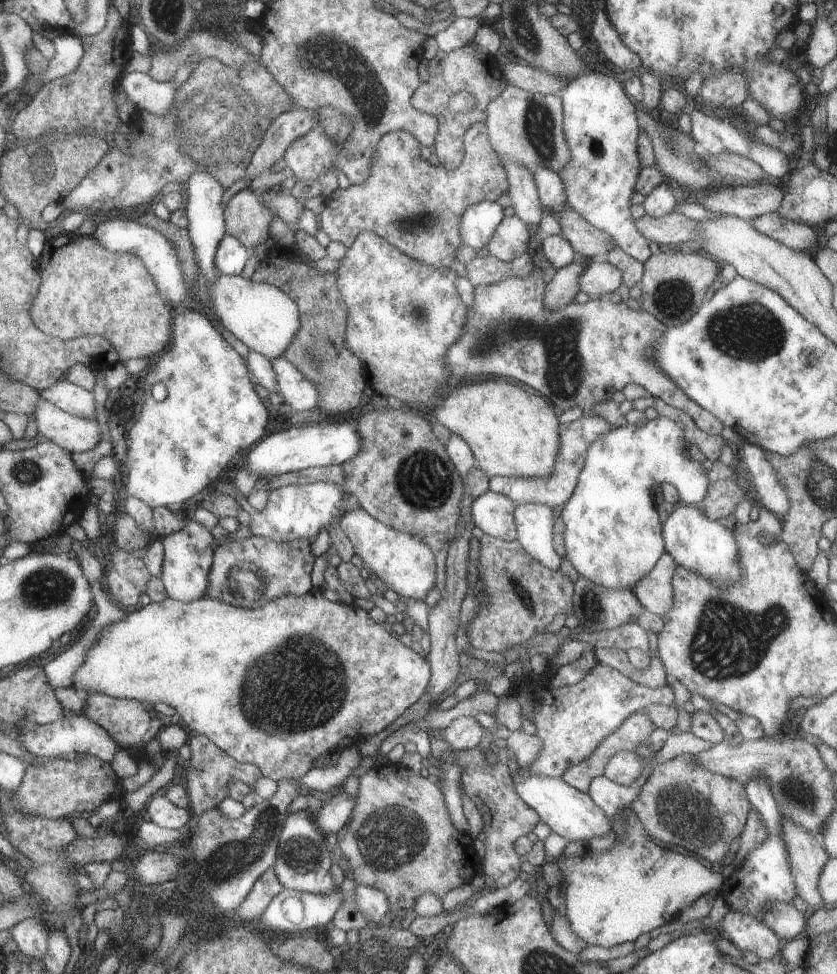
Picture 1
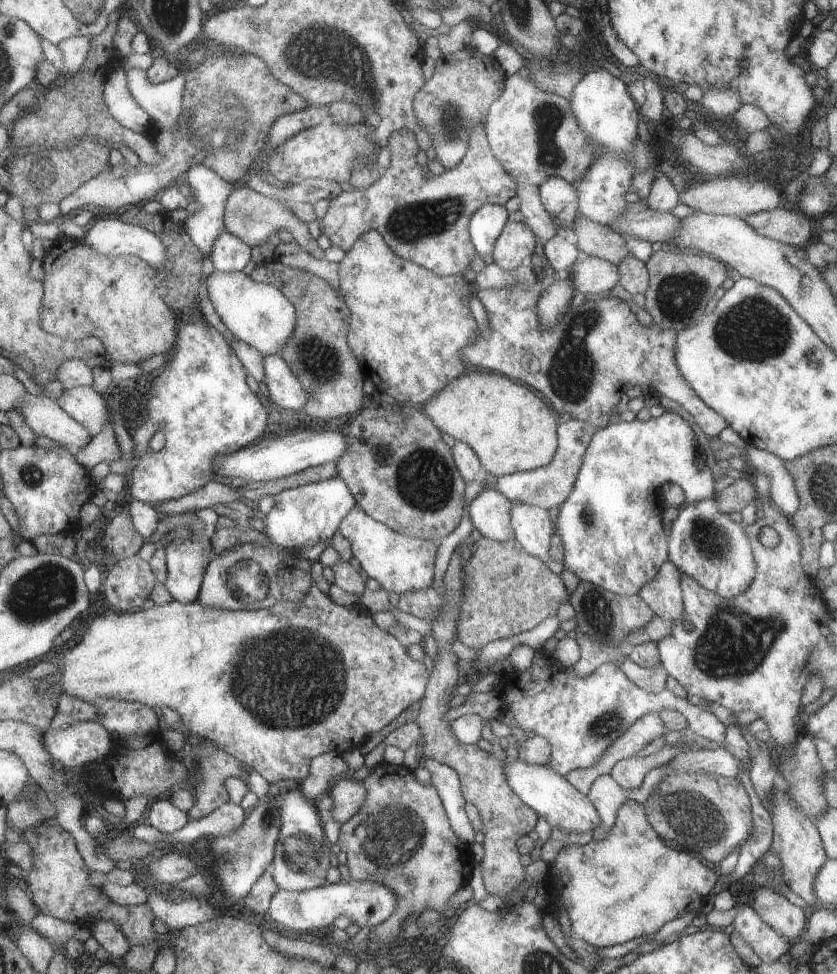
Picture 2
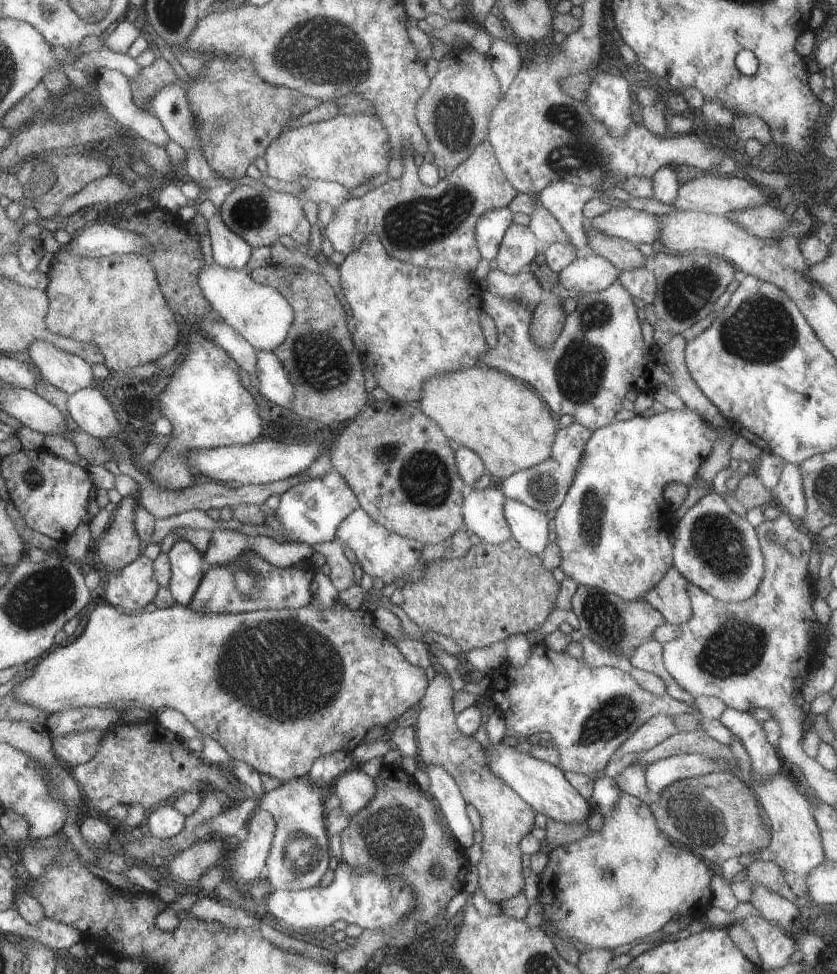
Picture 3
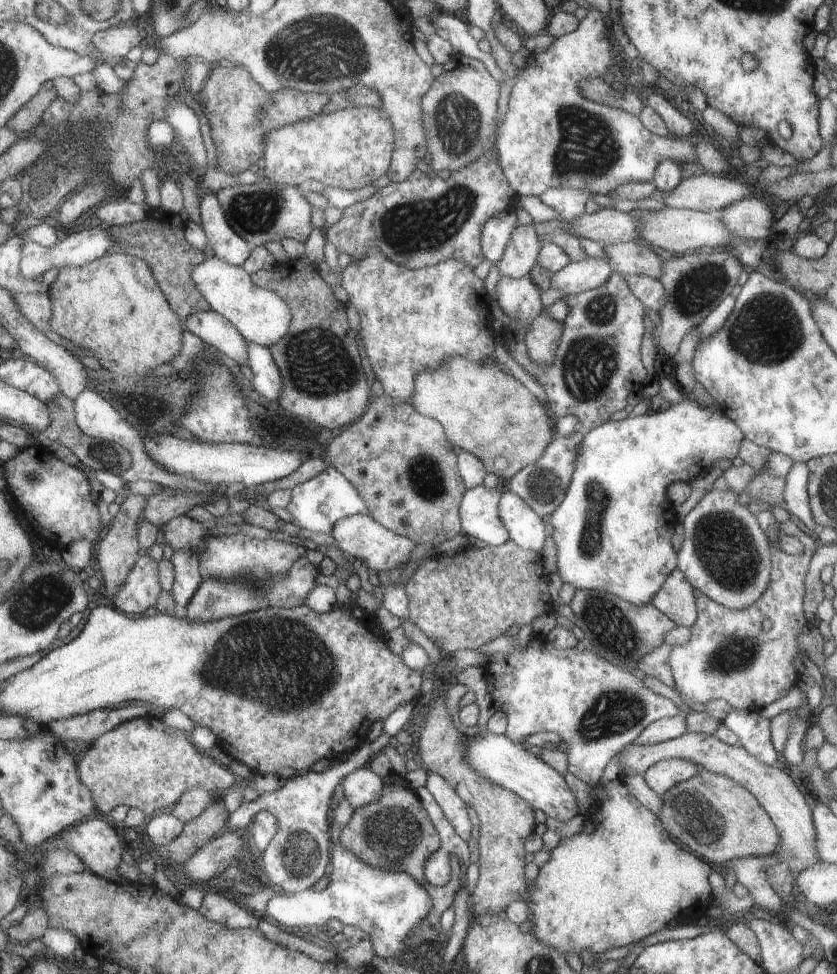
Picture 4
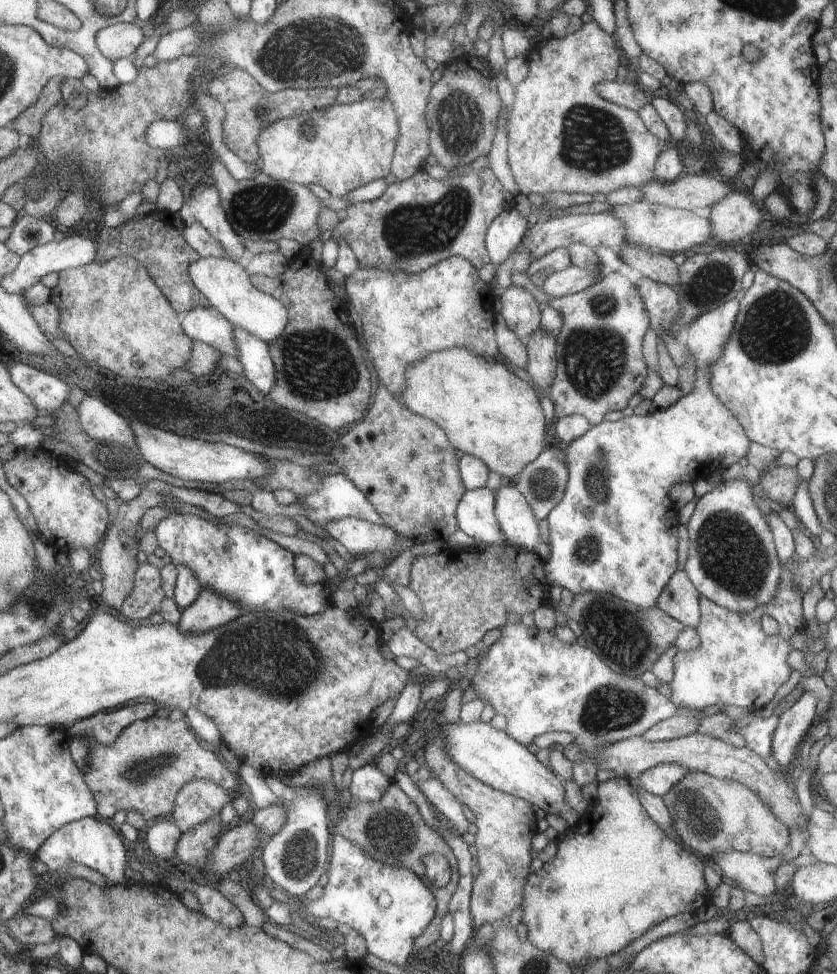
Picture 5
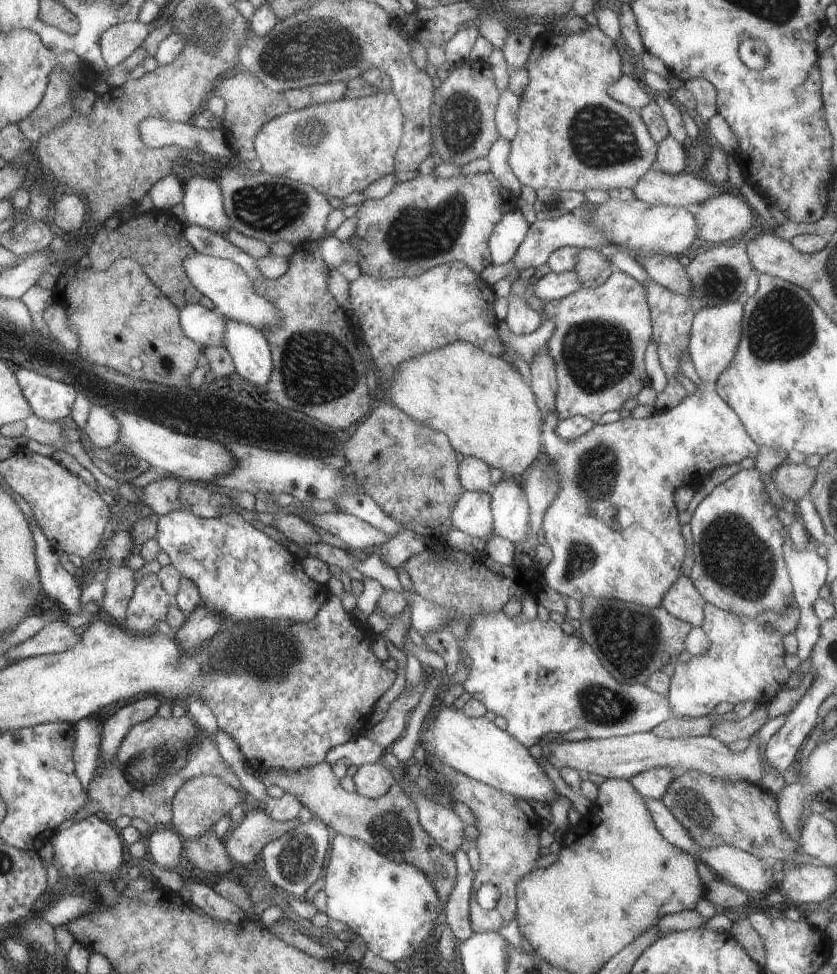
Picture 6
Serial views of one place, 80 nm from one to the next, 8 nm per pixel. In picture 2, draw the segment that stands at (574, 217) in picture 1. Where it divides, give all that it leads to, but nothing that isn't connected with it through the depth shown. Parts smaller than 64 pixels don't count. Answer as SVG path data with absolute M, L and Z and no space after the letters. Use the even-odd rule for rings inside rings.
M583 215L576 216L572 231L572 241L588 257L600 258L617 266L624 258L631 256L622 235L608 226L591 222Z

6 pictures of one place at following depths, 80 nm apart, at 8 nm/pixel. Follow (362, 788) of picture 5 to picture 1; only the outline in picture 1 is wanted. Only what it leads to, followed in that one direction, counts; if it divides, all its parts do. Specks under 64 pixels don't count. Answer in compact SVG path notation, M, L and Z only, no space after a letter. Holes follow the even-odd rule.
M342 788L332 800L324 802L318 810L314 810L314 824L320 826L326 834L337 834L350 821L356 800L348 796Z

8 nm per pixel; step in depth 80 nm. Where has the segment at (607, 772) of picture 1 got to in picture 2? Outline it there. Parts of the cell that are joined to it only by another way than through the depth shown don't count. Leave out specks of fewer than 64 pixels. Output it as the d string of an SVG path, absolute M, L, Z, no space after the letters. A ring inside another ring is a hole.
M664 746L660 752L650 754L650 756L641 757L638 755L618 760L612 766L609 775L622 788L627 790L634 790L642 785L644 778L648 775L650 770L666 766L673 756L678 756L679 752L690 750L688 746L682 746L680 750L672 746Z

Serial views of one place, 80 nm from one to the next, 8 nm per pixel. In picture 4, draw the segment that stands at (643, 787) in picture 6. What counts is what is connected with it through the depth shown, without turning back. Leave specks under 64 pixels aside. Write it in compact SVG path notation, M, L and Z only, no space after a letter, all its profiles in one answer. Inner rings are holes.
M664 759L643 772L644 780L658 795L662 796L675 784L692 778L703 768L690 761L682 759Z

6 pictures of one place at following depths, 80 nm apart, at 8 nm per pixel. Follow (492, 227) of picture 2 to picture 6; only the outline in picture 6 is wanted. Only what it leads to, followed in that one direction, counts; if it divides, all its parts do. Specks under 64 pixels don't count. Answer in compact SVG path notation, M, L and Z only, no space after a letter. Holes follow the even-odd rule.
M518 210L506 212L505 217L494 226L489 239L489 250L493 254L493 264L502 265L517 255L517 250L528 237L529 222Z

